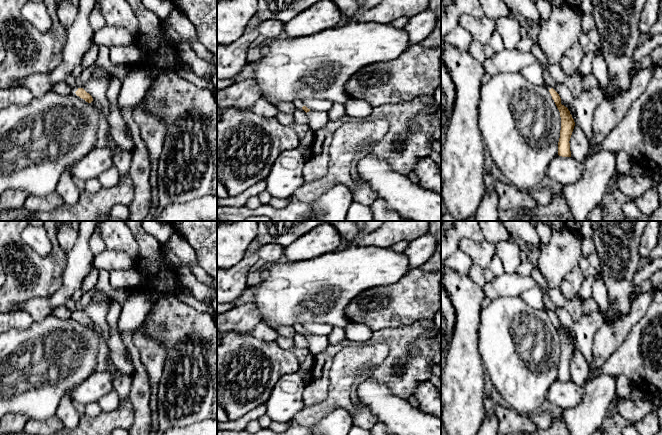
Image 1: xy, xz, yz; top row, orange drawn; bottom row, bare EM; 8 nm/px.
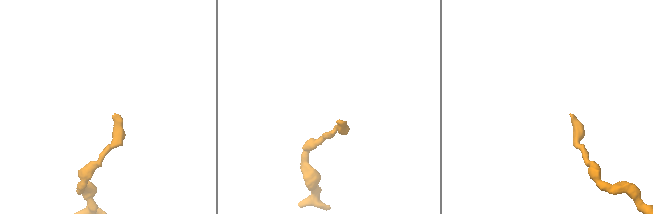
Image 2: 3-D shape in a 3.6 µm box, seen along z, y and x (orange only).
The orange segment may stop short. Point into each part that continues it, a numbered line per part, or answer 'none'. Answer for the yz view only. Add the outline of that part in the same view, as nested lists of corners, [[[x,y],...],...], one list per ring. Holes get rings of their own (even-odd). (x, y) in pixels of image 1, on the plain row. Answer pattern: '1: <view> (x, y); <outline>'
1: yz (534, 298); [[[535,286],[530,291],[524,292],[520,295],[523,301],[525,301],[529,306],[544,310],[547,314],[552,311],[547,308],[543,300],[543,294],[539,286]]]

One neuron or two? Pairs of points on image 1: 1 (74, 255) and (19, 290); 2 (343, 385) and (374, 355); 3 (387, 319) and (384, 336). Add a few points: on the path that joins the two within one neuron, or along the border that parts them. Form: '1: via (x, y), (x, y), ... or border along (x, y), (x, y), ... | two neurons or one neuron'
1: border along (67, 252), (67, 262), (61, 283) | two neurons
2: via (347, 376), (365, 358) | one neuron
3: border along (409, 324), (386, 327), (374, 331) | two neurons

